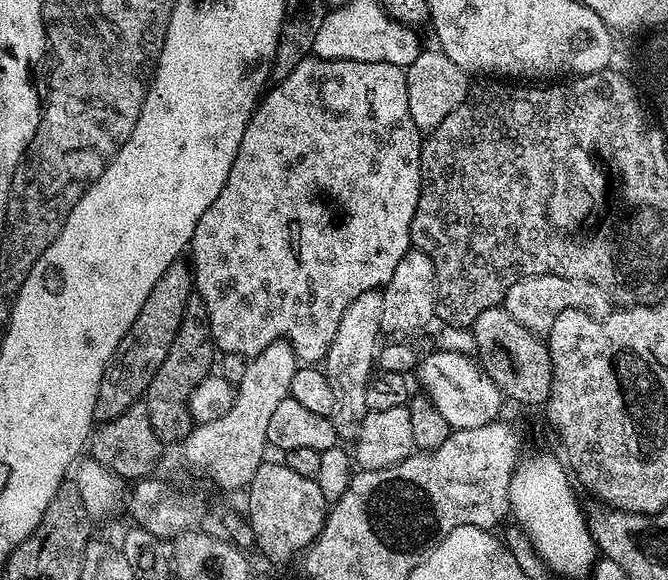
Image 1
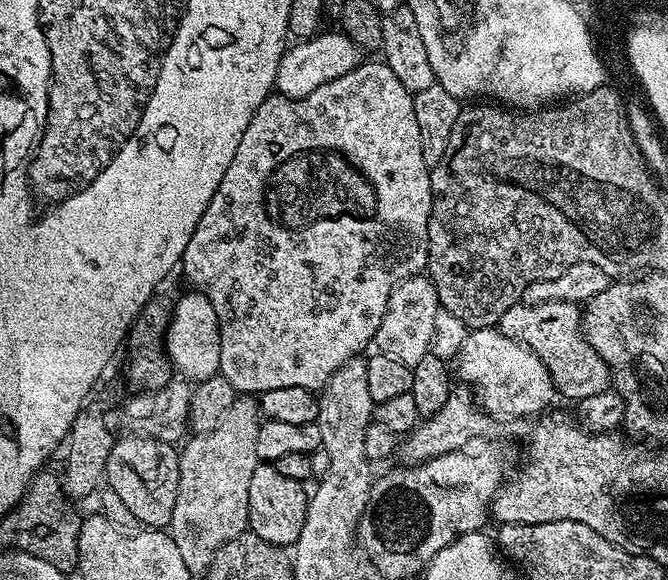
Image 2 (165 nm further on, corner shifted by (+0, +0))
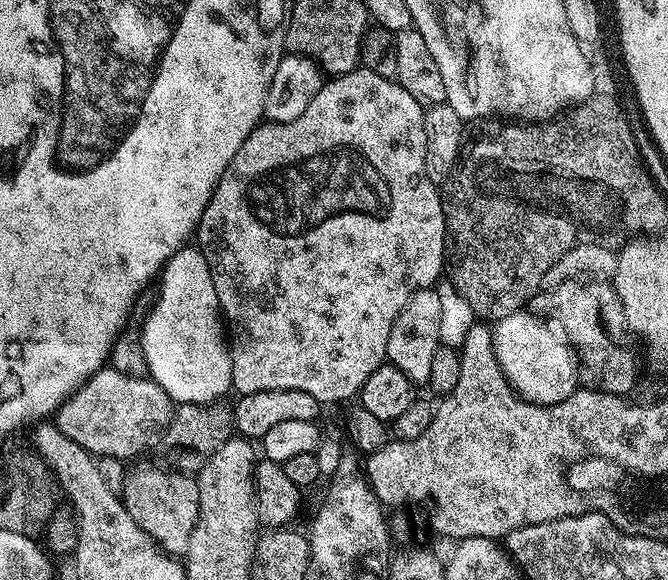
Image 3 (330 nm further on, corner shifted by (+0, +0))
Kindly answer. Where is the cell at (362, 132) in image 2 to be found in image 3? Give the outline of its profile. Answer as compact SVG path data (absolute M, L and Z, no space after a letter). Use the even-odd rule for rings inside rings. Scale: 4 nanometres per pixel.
M361 66L354 69L353 72L347 72L341 76L333 76L325 79L321 83L318 94L314 94L314 98L310 101L310 106L306 106L306 110L302 110L302 114L298 114L298 118L294 118L294 122L282 122L281 124L261 122L257 124L256 129L246 138L246 142L242 142L238 154L234 154L230 166L224 171L220 181L216 183L216 189L212 191L210 202L206 206L206 210L202 214L199 224L196 226L194 240L210 266L210 278L214 282L214 290L218 294L220 311L223 319L226 321L227 331L230 333L232 388L235 391L238 390L237 393L240 396L254 394L262 390L302 390L302 394L310 394L310 398L320 401L321 405L324 406L328 406L328 404L340 404L343 400L350 399L351 396L352 399L359 397L360 387L364 385L366 378L370 378L370 374L374 374L374 370L378 370L378 366L382 366L387 361L388 351L386 350L386 342L390 342L392 323L398 318L398 314L404 309L406 302L410 302L410 298L418 290L431 288L441 279L440 271L445 271L446 268L444 201L442 199L441 189L434 182L430 182L430 178L426 178L425 111L425 105L421 104L419 100L416 100L414 94L407 92L401 84L396 83L395 80L382 78L380 72L372 72L368 68Z

